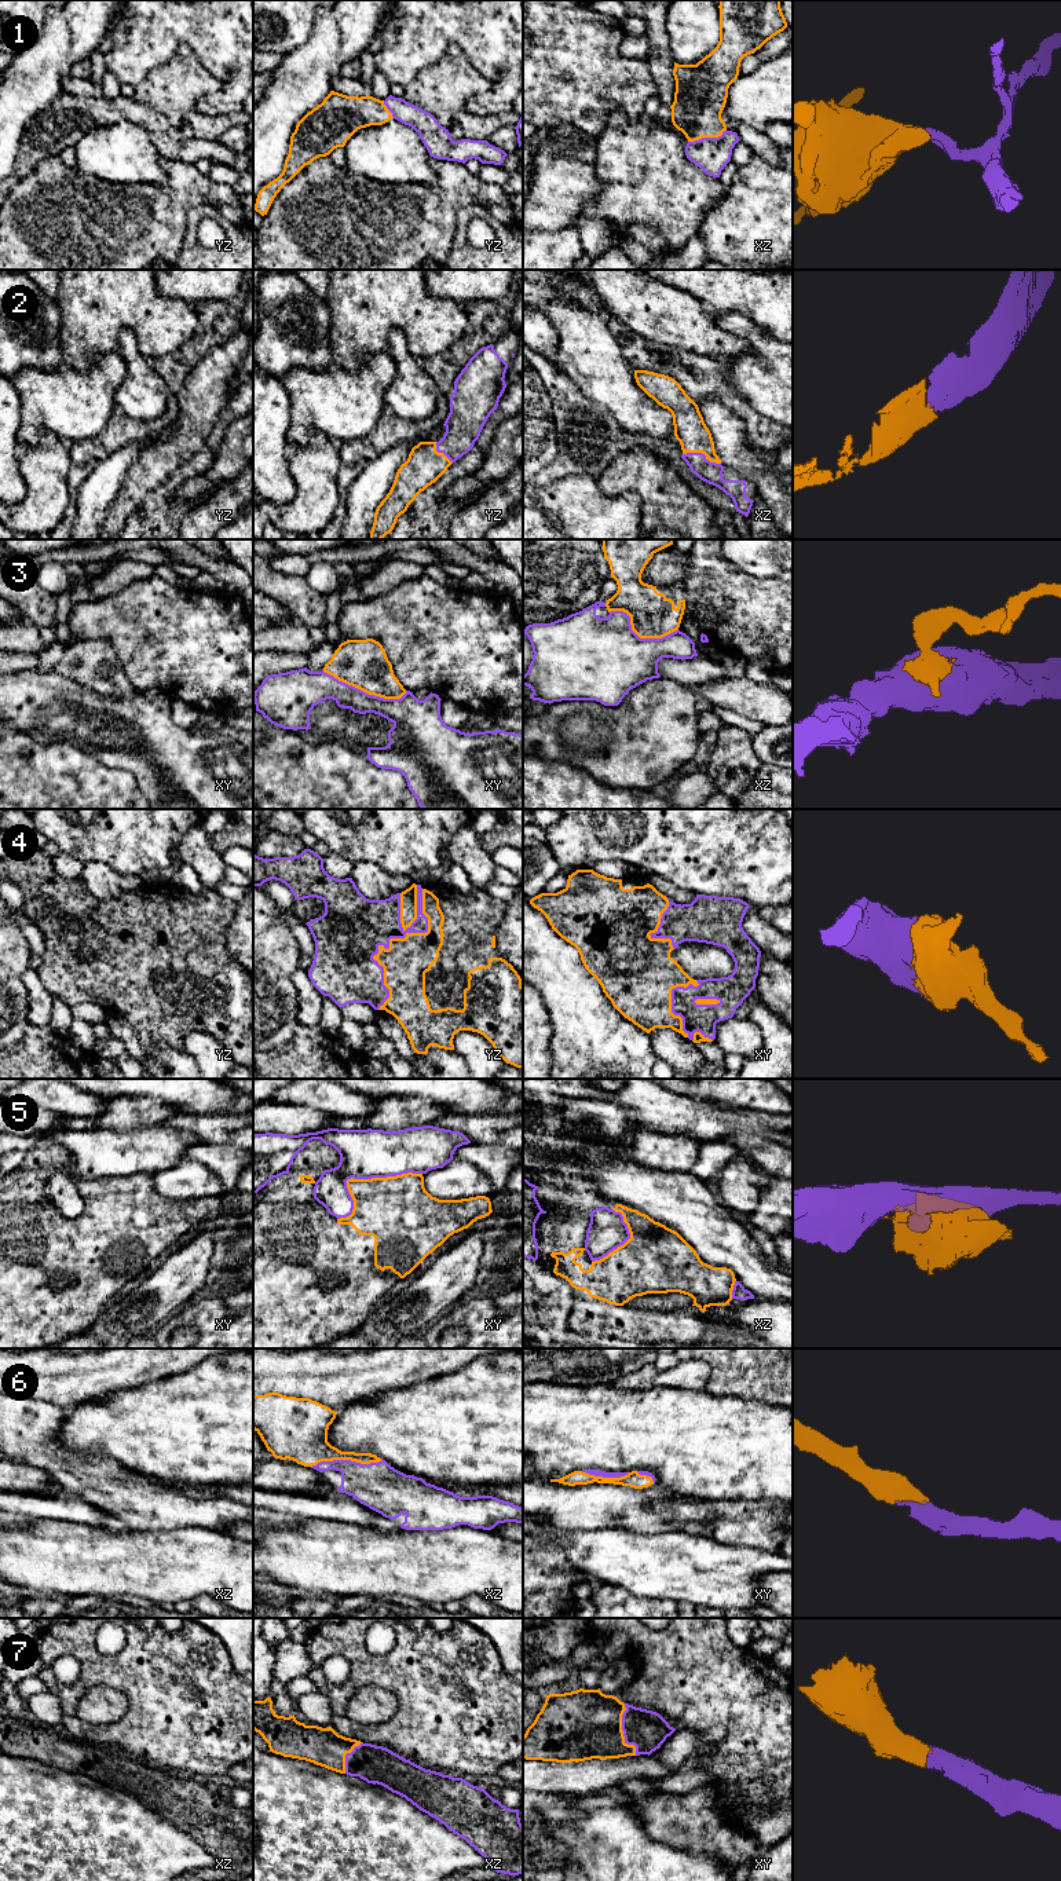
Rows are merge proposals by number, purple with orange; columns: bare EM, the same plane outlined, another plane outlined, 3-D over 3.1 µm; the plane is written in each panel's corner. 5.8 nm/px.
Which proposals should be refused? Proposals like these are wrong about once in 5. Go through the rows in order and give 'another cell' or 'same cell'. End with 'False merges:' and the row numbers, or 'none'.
1: same cell
2: same cell
3: another cell
4: same cell
5: another cell
6: same cell
7: same cell
False merges: 3, 5

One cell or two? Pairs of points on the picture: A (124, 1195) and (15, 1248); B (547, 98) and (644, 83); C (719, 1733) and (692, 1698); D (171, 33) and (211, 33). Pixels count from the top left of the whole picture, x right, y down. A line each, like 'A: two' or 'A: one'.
A: one
B: one
C: two
D: one

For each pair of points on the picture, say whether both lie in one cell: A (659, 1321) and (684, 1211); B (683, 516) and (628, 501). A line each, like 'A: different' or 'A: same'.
A: different
B: different

